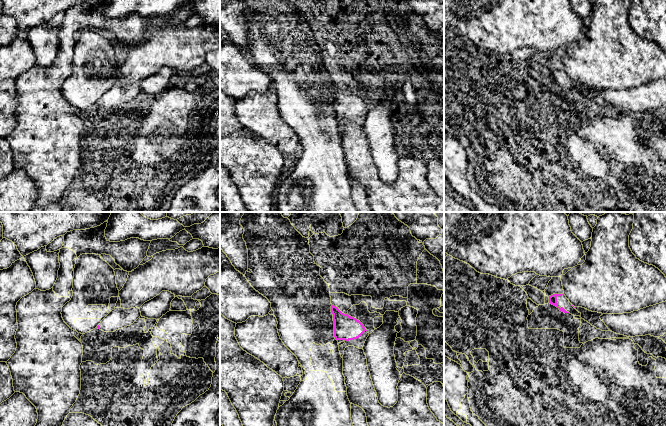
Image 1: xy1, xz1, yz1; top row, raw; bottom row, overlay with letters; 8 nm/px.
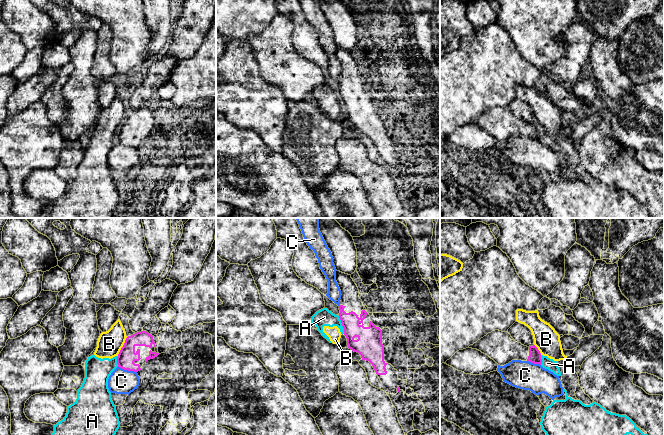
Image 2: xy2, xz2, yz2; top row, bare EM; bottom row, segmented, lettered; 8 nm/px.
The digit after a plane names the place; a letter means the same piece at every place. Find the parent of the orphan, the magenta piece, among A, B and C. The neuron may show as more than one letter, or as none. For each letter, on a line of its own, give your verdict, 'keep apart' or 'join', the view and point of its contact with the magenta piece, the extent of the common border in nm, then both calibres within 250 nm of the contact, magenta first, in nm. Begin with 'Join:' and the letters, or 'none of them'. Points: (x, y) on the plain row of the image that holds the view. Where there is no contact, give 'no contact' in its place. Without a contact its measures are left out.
Join: none of them
A: keep apart; contact xz2 (342, 101); length 150 nm; calibres 190 and 140 nm
B: keep apart; contact xy2 (123, 122); length 170 nm; calibres 140 and 200 nm
C: keep apart; contact xy2 (127, 145); length 160 nm; calibres 140 and 200 nm

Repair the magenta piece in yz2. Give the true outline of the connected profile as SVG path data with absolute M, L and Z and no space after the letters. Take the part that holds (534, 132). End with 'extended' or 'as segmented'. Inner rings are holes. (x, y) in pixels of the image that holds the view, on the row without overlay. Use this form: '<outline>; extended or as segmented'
M495 106L468 124L481 127L500 142L504 142L512 136L542 140L541 129L535 121L527 123L511 114L508 108Z; extended

